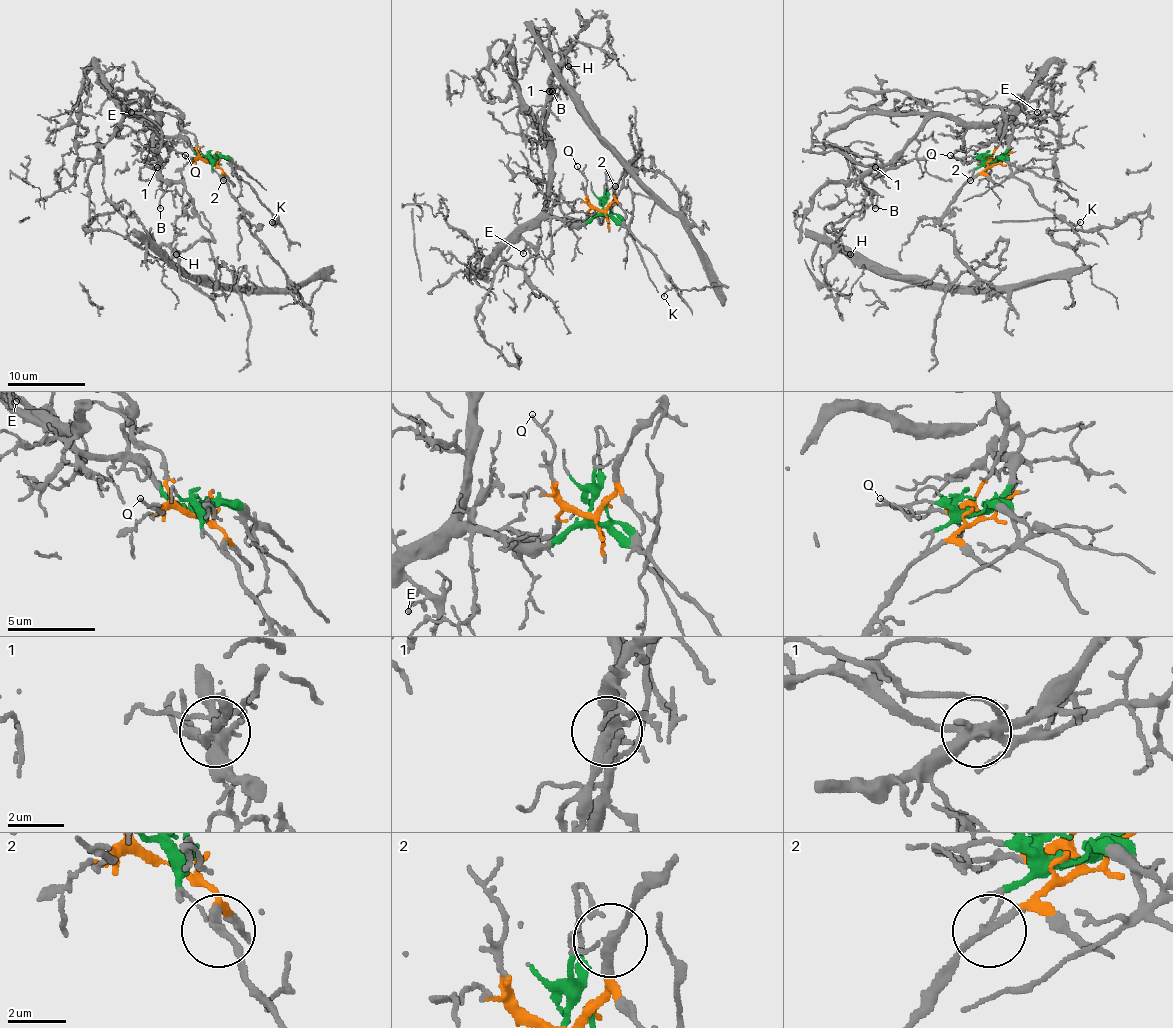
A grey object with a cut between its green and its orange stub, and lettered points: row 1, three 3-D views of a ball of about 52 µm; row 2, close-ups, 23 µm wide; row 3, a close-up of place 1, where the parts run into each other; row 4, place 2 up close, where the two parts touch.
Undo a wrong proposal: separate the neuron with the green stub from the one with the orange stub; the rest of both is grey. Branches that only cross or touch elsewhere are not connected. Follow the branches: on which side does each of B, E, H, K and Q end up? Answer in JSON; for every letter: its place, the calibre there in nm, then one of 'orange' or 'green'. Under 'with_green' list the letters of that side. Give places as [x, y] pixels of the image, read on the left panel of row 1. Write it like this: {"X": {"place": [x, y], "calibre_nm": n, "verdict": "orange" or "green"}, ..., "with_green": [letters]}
{"B": {"place": [160, 208], "calibre_nm": 130, "verdict": "green"}, "E": {"place": [131, 112], "calibre_nm": 150, "verdict": "green"}, "H": {"place": [176, 254], "calibre_nm": 190, "verdict": "orange"}, "K": {"place": [272, 222], "calibre_nm": 150, "verdict": "green"}, "Q": {"place": [185, 155], "calibre_nm": 100, "verdict": "orange"}, "with_green": ["B", "E", "K"]}

